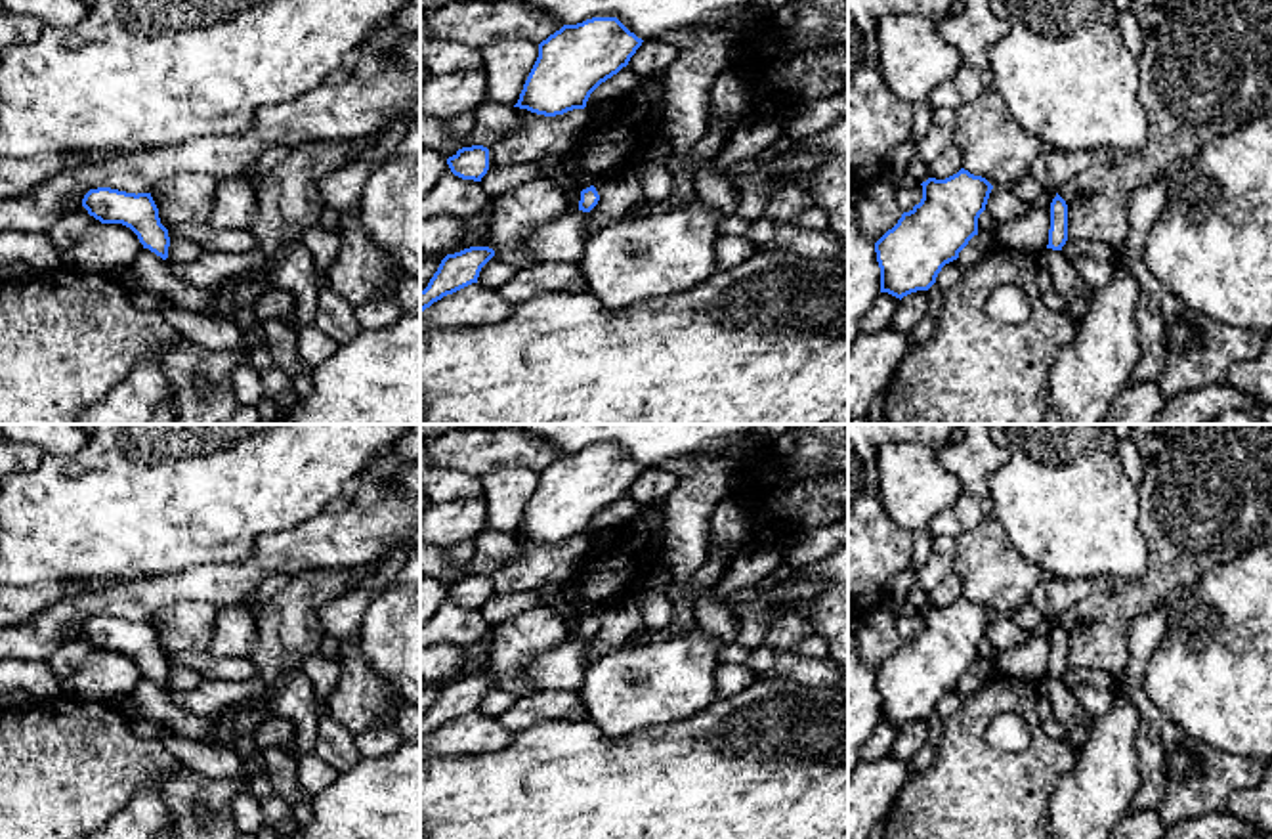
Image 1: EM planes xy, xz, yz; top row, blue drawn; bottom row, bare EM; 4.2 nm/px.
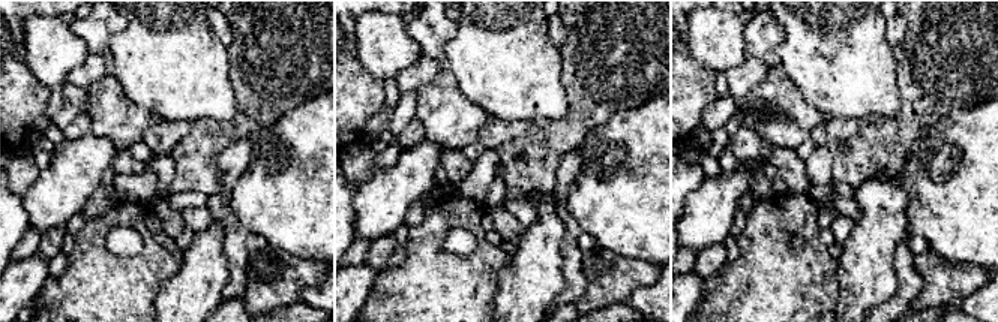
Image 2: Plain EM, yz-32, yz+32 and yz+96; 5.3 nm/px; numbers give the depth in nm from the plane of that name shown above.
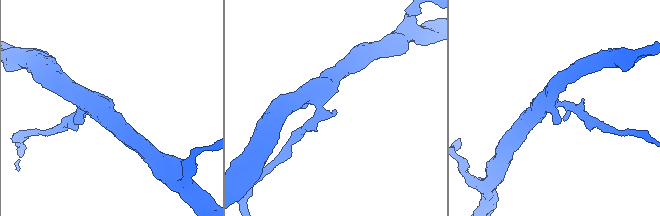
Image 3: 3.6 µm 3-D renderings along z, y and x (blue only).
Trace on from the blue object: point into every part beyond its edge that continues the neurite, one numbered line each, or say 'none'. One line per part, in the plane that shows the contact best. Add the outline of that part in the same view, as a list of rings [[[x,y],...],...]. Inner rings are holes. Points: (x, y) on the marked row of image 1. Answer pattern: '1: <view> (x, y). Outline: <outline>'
none

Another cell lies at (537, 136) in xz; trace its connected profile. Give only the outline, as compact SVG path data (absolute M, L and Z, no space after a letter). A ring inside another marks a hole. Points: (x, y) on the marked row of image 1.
M519 107L516 111L521 117L521 126L491 145L489 166L533 164L544 155L571 151L590 122L586 107L556 117Z

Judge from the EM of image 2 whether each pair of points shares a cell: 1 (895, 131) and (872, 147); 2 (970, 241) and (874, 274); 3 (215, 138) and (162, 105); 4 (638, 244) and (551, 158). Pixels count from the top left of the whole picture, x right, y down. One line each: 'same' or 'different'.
1: same
2: different
3: different
4: different

